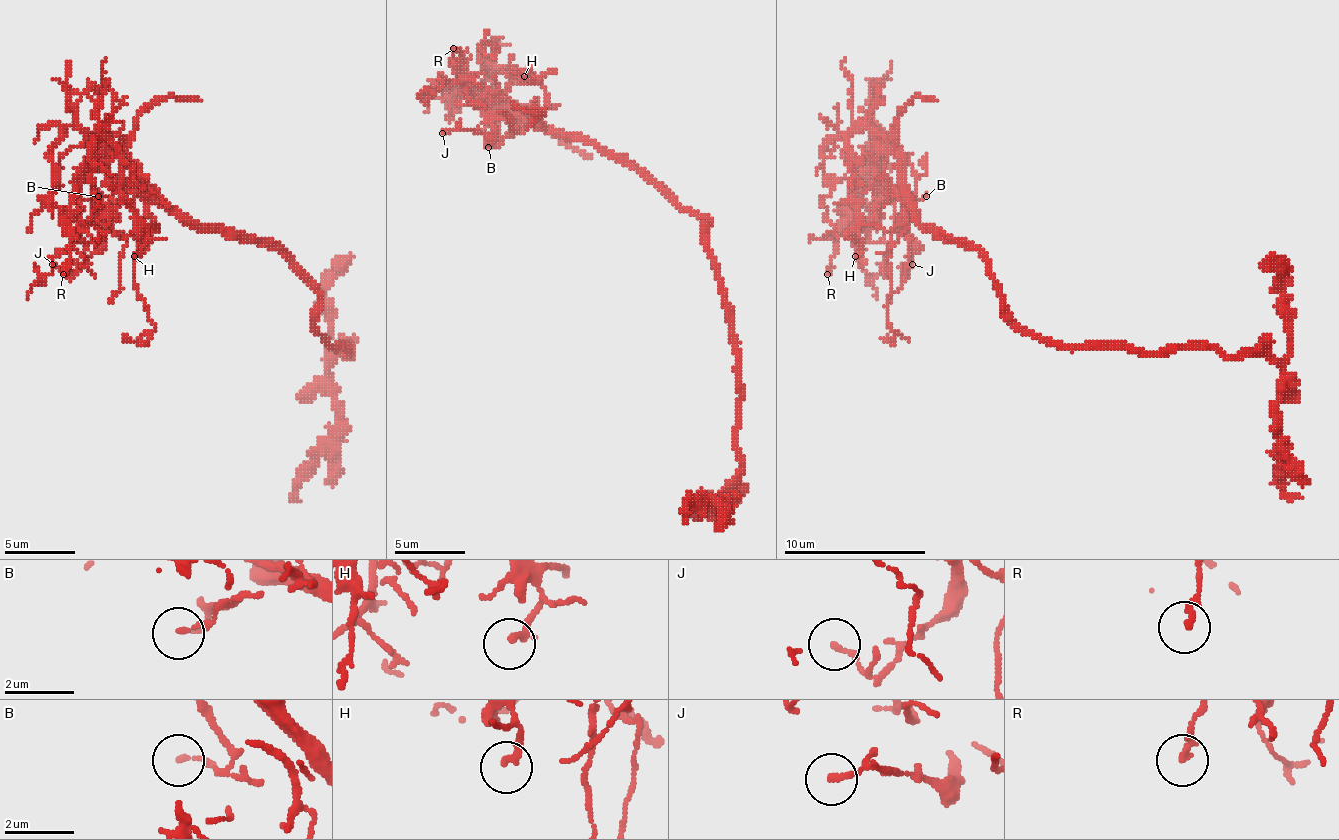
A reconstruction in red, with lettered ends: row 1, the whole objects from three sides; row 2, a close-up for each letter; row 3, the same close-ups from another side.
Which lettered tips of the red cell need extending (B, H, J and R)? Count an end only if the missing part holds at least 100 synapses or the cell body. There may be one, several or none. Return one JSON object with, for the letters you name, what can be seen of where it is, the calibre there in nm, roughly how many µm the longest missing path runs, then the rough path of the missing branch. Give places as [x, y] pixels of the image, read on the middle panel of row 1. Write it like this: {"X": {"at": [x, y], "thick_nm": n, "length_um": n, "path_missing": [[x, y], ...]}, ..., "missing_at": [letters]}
{"missing_at": []}

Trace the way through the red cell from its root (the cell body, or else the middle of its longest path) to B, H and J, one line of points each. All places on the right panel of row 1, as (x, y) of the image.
B: (1001, 288), (976, 249), (948, 242), (919, 221), (905, 168), (891, 147), (912, 168), (916, 200), (926, 196)
H: (1001, 288), (976, 249), (919, 221), (905, 168), (866, 129), (848, 136), (863, 239), (855, 256)
J: (1001, 288), (976, 249), (930, 232), (884, 178), (877, 186), (912, 242), (905, 274), (912, 264)

